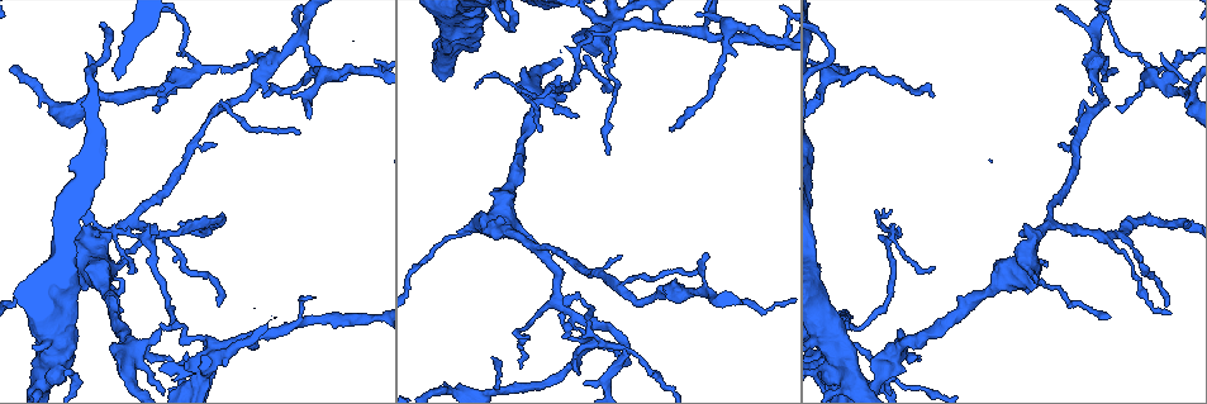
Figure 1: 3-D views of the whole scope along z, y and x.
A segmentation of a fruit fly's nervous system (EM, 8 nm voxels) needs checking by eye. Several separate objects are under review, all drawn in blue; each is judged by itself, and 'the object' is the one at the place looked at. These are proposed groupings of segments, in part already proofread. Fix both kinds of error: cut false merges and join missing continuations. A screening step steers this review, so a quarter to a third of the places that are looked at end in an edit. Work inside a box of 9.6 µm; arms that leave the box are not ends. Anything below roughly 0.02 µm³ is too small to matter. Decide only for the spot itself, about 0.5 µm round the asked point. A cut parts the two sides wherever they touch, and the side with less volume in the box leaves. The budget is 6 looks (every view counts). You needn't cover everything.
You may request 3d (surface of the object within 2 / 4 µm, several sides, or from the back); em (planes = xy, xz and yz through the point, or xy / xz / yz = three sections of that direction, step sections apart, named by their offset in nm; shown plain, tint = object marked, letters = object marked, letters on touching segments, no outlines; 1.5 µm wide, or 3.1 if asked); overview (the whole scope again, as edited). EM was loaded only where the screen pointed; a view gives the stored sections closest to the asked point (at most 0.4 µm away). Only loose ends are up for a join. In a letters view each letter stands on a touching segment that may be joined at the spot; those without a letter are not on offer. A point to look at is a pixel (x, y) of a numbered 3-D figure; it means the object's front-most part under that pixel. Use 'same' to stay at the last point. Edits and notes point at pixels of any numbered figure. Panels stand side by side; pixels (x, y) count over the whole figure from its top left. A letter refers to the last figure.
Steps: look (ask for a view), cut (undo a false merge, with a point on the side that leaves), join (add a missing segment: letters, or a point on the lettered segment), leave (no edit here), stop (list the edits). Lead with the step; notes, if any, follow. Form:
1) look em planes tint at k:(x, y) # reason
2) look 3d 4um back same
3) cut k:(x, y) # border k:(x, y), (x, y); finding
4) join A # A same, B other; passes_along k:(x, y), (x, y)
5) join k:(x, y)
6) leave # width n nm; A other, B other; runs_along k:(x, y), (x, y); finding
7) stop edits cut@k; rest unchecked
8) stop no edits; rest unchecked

look 3d 2um at 1:(199, 73) # abrupt turn

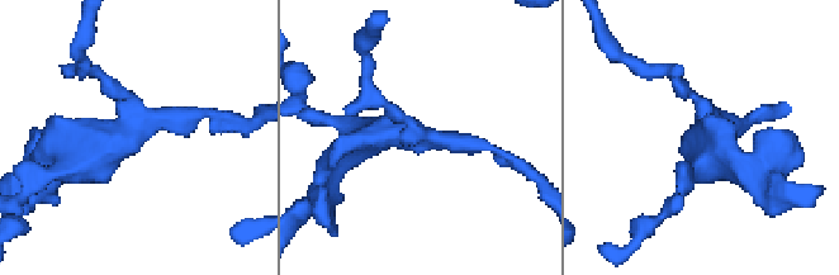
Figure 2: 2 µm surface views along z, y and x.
look em yz step 4 tint at 2:(708, 131)

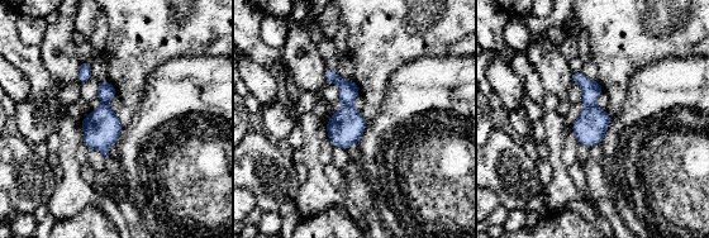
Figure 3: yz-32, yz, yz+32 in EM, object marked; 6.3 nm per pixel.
look em planes letters same # another direction

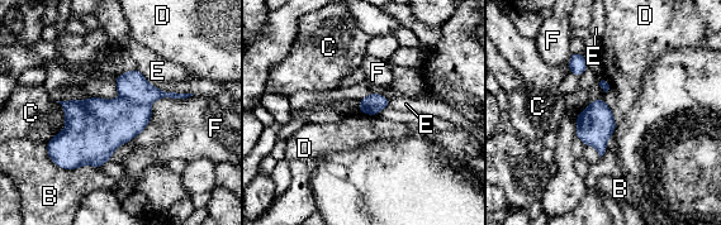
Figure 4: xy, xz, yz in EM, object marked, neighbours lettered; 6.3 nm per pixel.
cut 4:(132, 85) # B other, C other, D other, E other, F other; border 4:(121, 96), (137, 103), (150, 104); two cells meet here

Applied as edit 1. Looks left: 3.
look overview # redraw

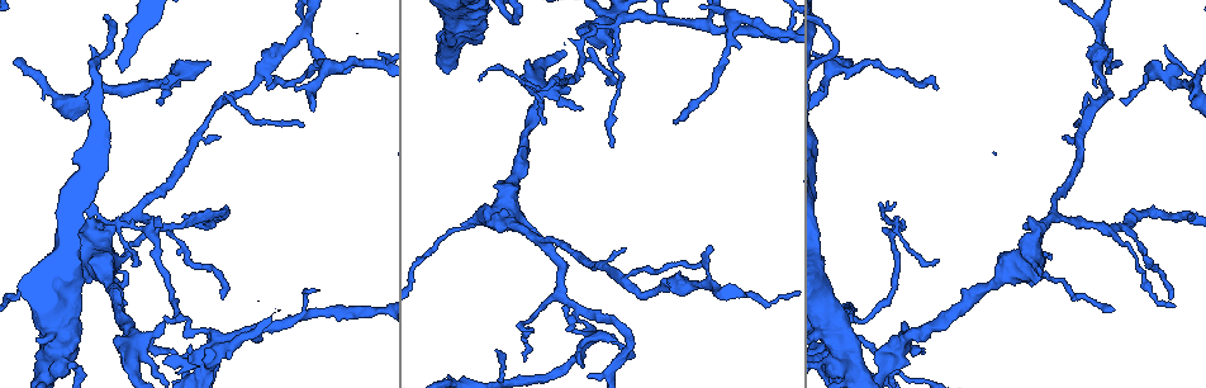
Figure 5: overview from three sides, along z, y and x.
look em planes letters at 5:(269, 70) # sudden change in width

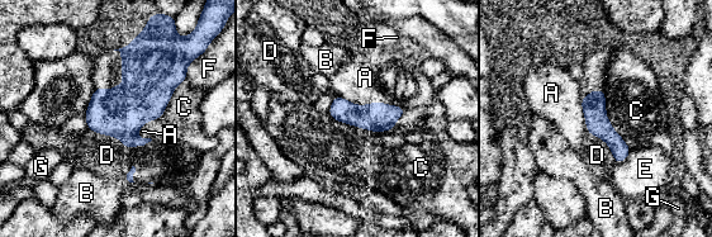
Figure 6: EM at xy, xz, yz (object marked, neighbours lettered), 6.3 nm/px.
leave # longest_contact C 440 nm; A other, B other, C other, D other, E other, F other, G other; runs_along 6:(593, 94), (618, 159); one cell here

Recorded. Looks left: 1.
stop edits cut@4; rest unchecked

